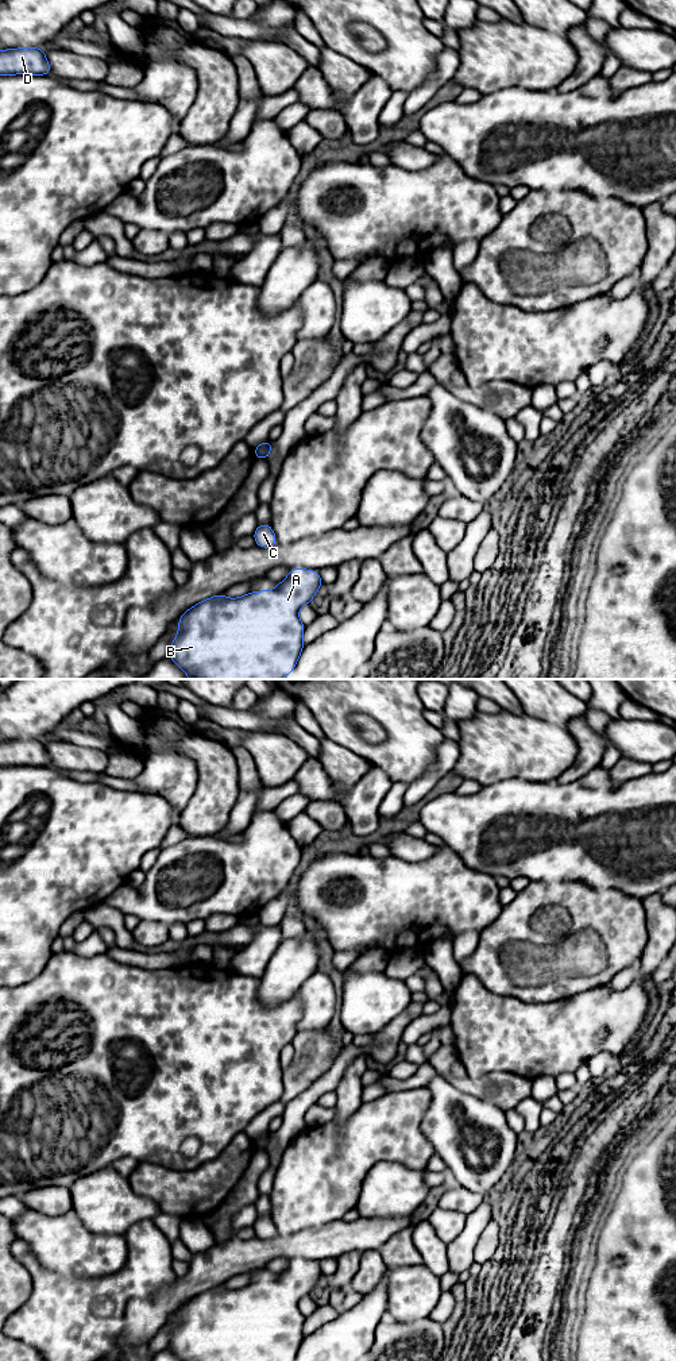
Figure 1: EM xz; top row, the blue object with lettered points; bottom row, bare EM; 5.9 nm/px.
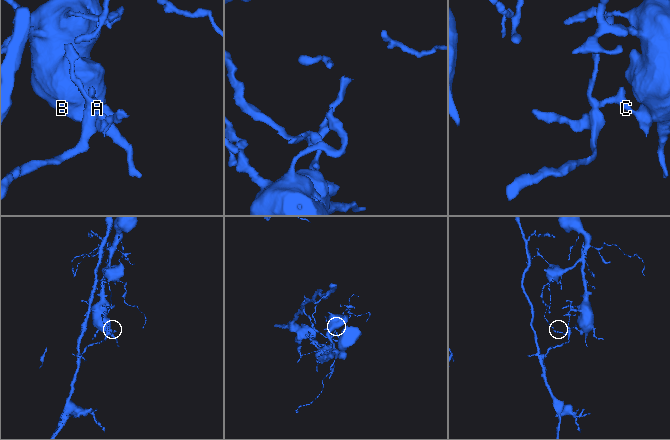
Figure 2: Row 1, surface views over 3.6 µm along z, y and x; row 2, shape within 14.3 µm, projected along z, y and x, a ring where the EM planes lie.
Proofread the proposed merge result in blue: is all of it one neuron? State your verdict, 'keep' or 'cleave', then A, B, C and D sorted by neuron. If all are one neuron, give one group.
cleave | A B C / D

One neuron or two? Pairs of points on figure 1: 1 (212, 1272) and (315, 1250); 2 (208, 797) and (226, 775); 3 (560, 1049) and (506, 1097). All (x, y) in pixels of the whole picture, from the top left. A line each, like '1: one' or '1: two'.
1: one
2: one
3: two

